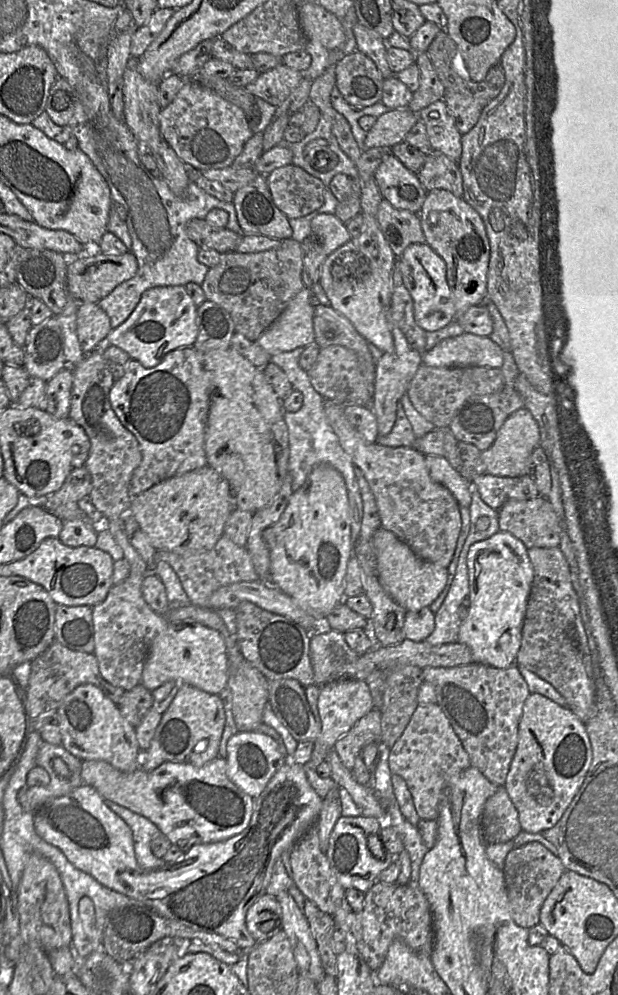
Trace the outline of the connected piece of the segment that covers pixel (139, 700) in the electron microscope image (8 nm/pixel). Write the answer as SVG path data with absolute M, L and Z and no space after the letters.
M141 683L124 691L118 703L121 715L133 727L141 723L143 717L152 707L155 707L152 693Z

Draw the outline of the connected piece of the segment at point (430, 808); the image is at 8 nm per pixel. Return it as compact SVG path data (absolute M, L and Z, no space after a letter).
M418 704L402 735L390 748L388 764L392 774L401 776L413 798L417 814L423 820L436 821L442 793L452 778L471 766L470 758L442 709L435 704Z

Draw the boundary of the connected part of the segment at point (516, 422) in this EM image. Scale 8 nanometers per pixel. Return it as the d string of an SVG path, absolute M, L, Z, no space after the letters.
M520 409L511 414L499 429L493 444L481 452L481 461L485 473L499 477L521 477L529 475L532 452L540 446L539 427L527 409Z

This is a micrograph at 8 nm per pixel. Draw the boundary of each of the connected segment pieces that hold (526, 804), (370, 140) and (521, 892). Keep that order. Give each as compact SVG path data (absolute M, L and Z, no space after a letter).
M530 693L518 725L518 743L503 785L518 811L521 829L540 833L556 825L581 787L592 761L585 724L571 709Z
M409 108L390 109L379 116L367 131L363 149L393 147L404 142L408 132L419 120L418 114Z
M528 842L508 852L502 871L514 922L525 929L538 924L540 909L545 899L565 871L559 857L553 855L539 842Z

